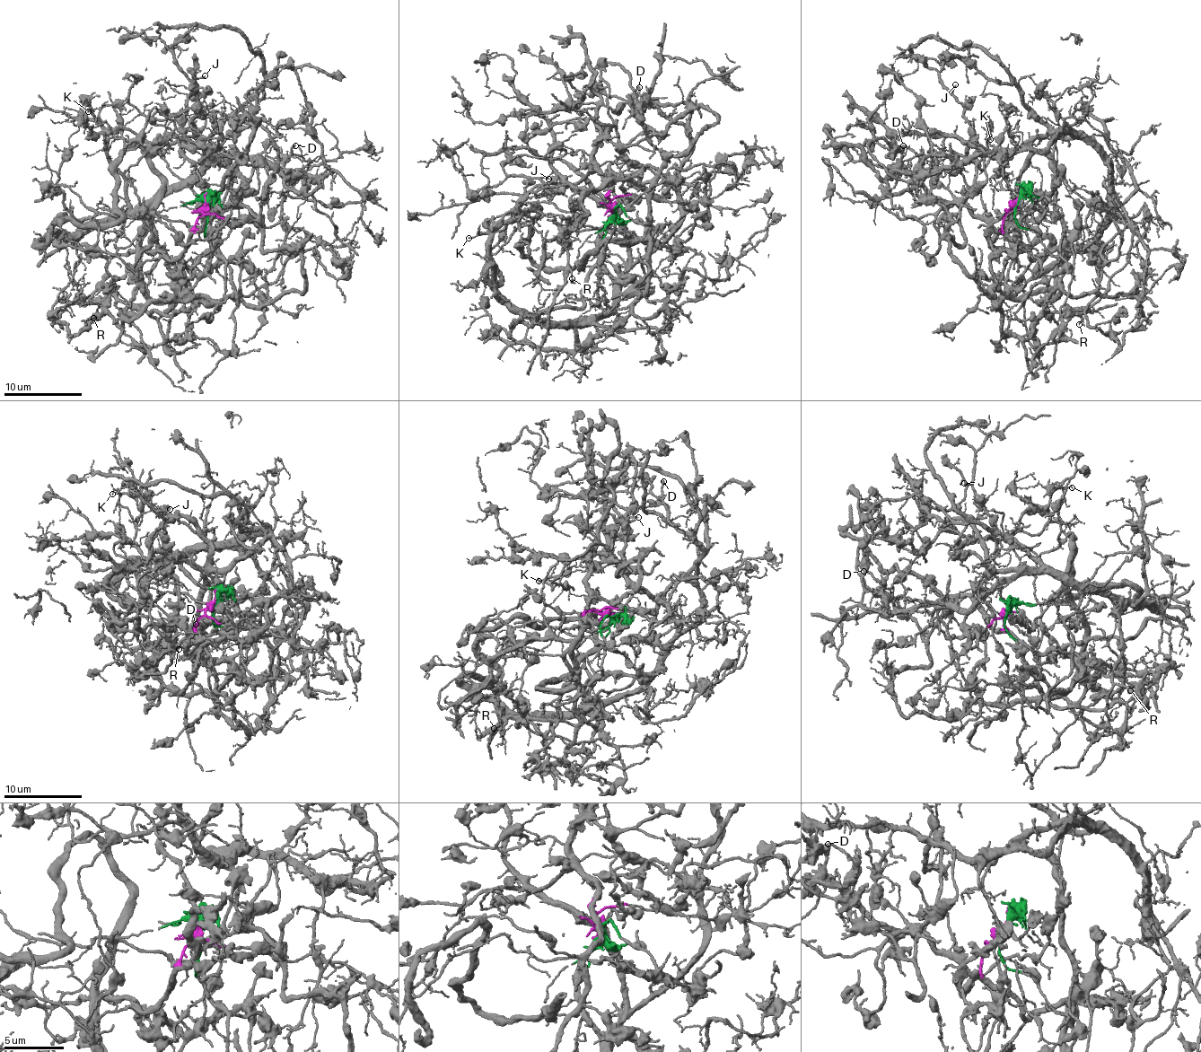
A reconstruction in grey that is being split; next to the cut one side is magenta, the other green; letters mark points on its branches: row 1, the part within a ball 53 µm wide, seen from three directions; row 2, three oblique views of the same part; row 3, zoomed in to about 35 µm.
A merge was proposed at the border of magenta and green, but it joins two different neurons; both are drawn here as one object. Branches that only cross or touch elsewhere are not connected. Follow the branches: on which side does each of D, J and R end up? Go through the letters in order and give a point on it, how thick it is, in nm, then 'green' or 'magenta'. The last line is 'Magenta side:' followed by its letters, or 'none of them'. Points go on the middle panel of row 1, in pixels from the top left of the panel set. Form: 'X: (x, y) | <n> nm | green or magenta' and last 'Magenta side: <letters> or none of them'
D: (639, 87) | 180 nm | magenta
J: (548, 179) | 140 nm | magenta
R: (572, 278) | 140 nm | green
Magenta side: D, J

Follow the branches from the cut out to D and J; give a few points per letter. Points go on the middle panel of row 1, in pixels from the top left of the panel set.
D: (613, 209), (609, 184), (593, 160), (595, 116), (602, 105), (637, 104), (639, 86)
J: (613, 209), (608, 197), (608, 177), (596, 165), (576, 182), (550, 195), (539, 179), (547, 179)

